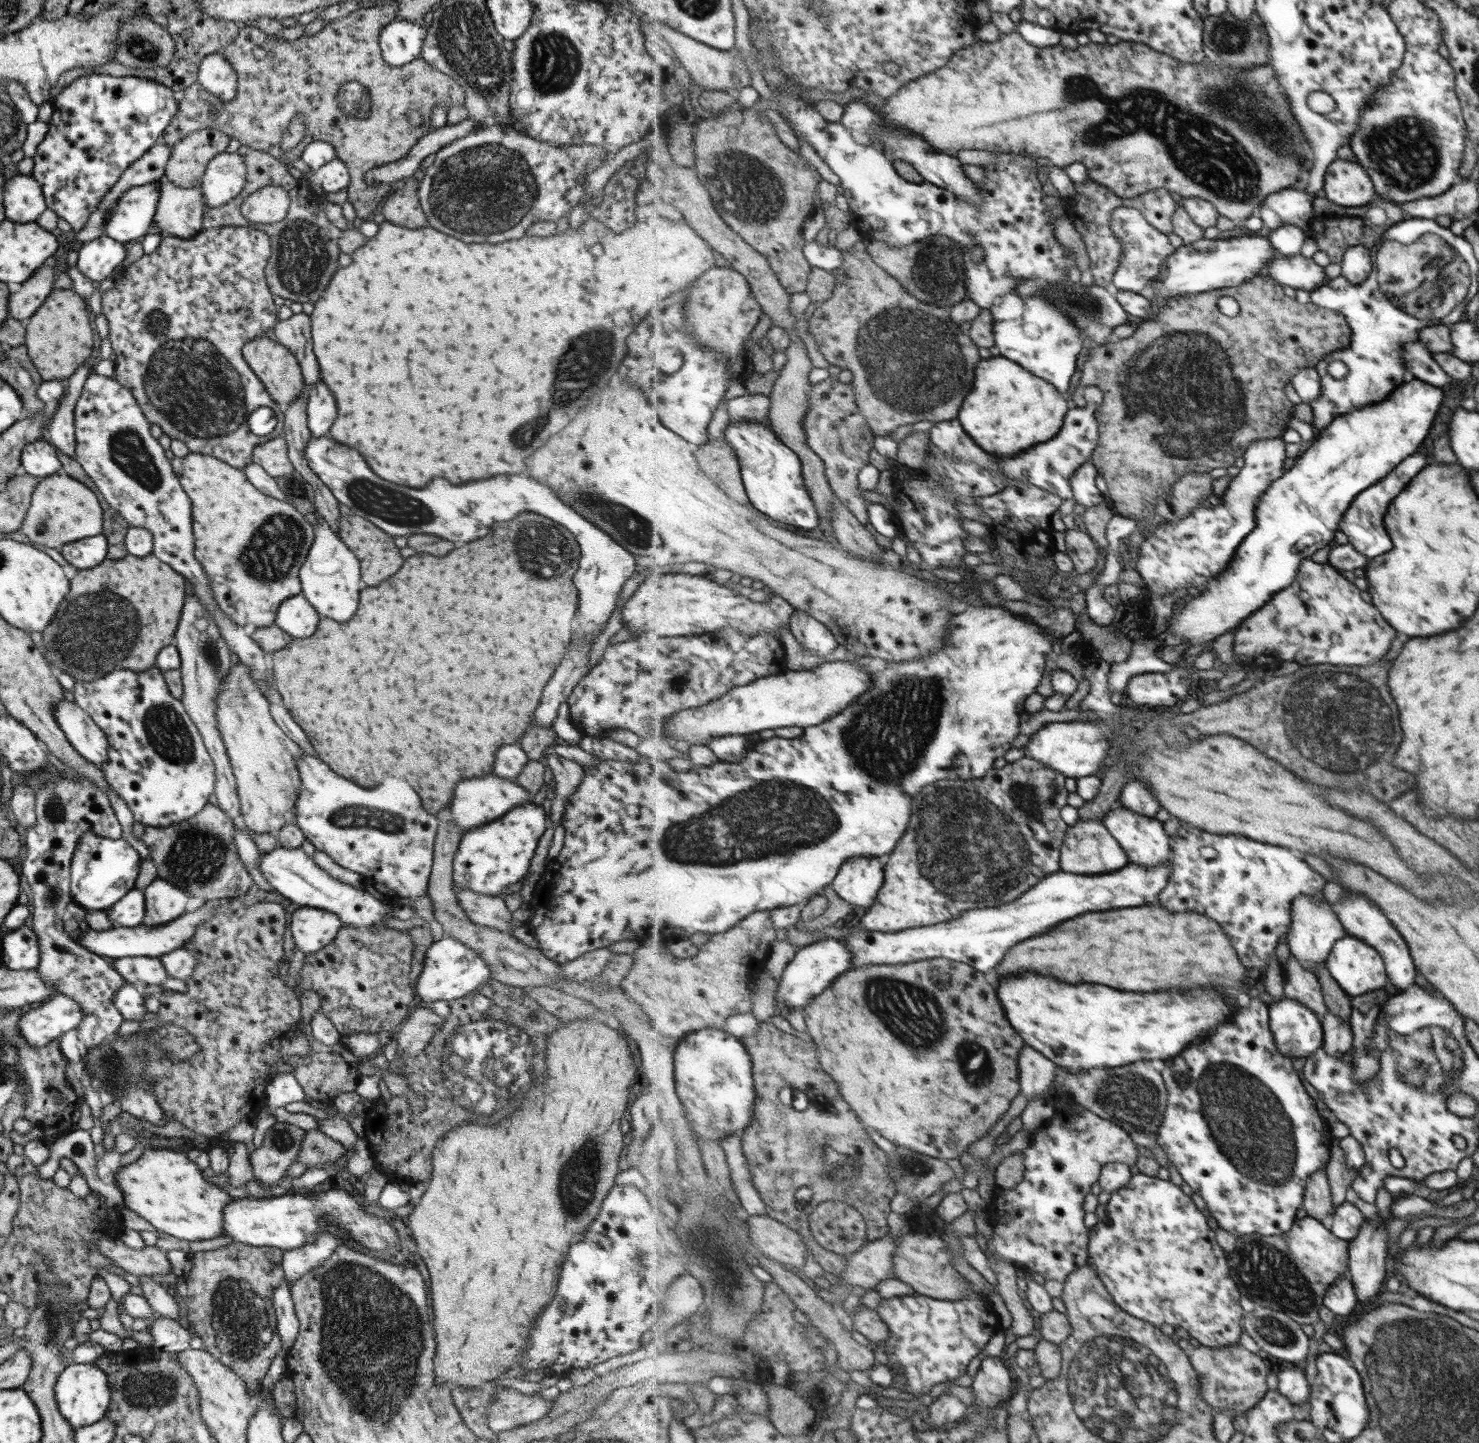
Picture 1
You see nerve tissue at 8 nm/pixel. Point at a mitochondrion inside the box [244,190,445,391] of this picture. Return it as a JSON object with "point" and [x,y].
{"point":[302,262]}

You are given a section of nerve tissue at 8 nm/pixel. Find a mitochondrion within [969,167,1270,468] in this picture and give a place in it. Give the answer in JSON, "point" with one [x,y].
{"point":[1180,374]}

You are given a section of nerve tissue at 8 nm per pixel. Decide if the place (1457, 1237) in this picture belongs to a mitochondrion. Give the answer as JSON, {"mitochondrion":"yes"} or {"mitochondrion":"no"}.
{"mitochondrion":"no"}

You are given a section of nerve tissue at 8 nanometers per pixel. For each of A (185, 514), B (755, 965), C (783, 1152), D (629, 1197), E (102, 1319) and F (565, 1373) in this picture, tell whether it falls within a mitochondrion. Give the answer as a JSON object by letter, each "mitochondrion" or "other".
{"A":"other","B":"other","C":"mitochondrion","D":"other","E":"other","F":"other"}

